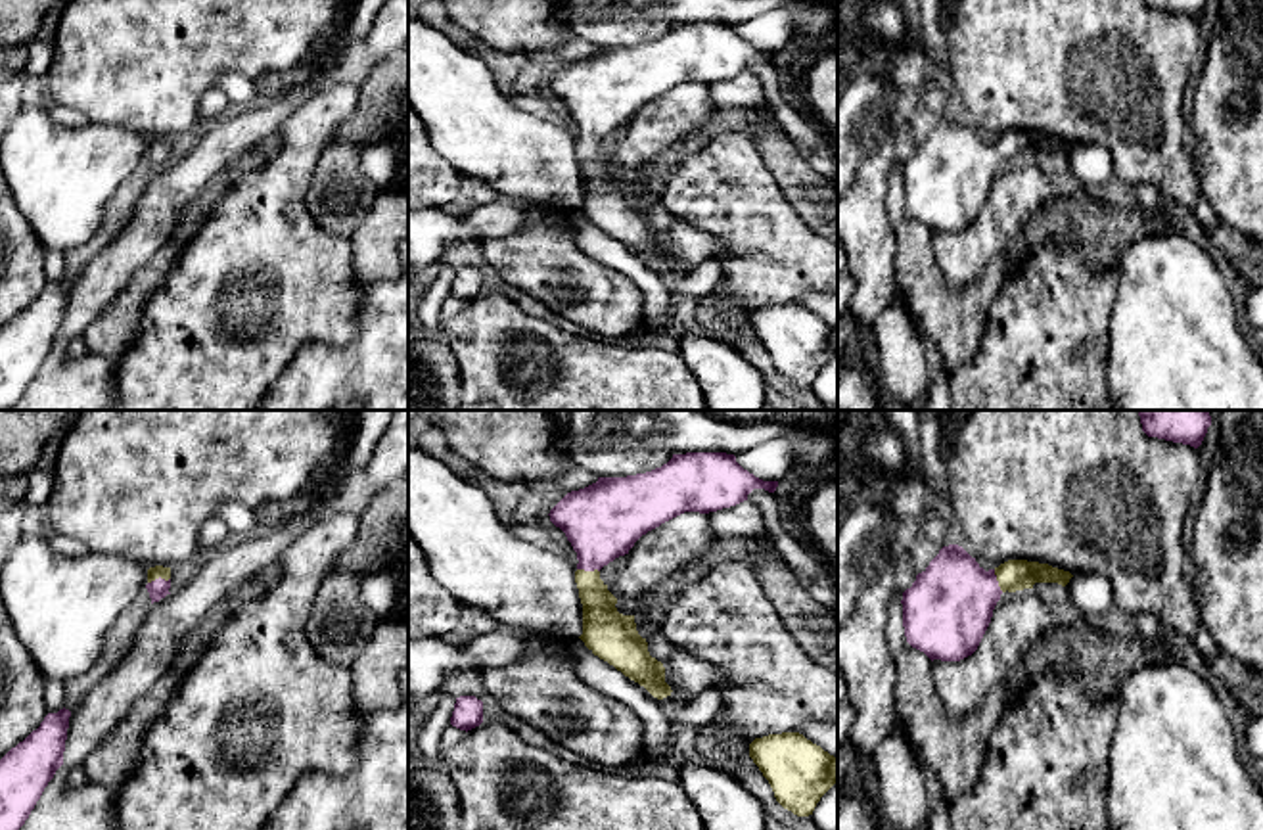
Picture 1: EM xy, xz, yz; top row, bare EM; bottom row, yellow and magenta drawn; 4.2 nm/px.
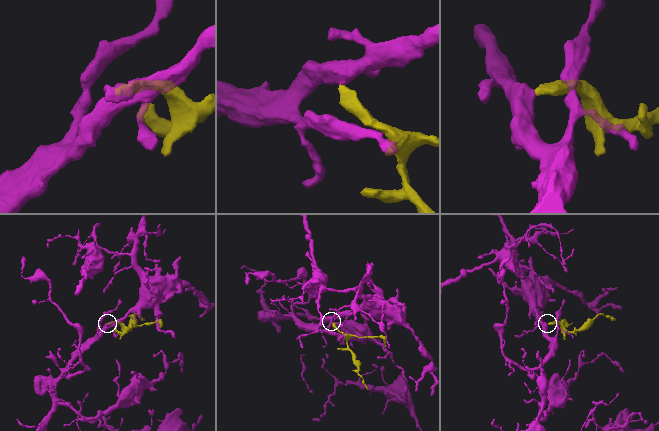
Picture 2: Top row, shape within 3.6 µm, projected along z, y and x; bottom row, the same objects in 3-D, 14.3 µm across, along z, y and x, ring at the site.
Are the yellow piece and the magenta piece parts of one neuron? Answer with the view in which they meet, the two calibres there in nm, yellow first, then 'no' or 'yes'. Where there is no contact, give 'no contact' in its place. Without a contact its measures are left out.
xy | 50/90 nm | yes

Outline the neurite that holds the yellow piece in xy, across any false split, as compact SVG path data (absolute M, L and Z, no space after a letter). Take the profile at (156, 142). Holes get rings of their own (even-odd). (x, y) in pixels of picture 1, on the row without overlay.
M155 136L148 140L148 155L146 155L151 174L165 169L171 159L171 138Z

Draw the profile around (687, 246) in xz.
M678 222L663 232L665 238L665 253L671 257L671 265L661 274L671 272L688 272L700 263L719 257L728 247L715 238L713 234L692 228L686 222Z

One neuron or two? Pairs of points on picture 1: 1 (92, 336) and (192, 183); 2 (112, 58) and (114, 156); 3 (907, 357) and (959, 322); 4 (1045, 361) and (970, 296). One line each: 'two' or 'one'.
1: two
2: two
3: two
4: two

